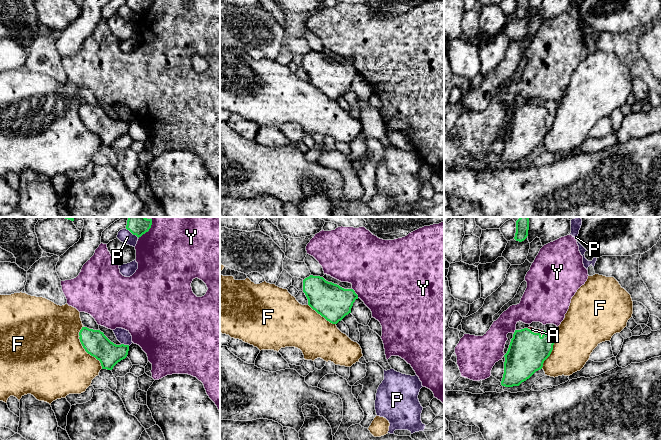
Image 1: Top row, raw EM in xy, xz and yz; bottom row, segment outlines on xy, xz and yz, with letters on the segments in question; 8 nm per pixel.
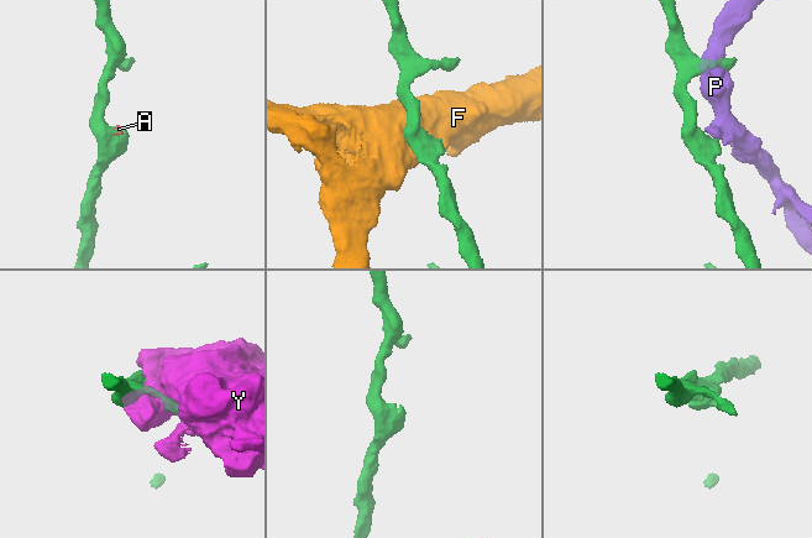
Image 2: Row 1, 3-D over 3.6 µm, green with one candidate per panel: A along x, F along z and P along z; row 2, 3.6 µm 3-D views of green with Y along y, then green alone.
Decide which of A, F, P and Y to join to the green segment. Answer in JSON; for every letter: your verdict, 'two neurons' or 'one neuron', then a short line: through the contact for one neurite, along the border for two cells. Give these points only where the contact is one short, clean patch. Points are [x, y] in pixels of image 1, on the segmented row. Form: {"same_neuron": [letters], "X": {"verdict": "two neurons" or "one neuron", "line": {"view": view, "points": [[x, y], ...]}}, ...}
{"same_neuron": ["A"], "A": {"verdict": "one neuron"}, "F": {"verdict": "two neurons", "line": {"view": "xy", "points": [[78, 337], [82, 347], [99, 361], [102, 368]]}}, "P": {"verdict": "two neurons"}, "Y": {"verdict": "two neurons"}}

